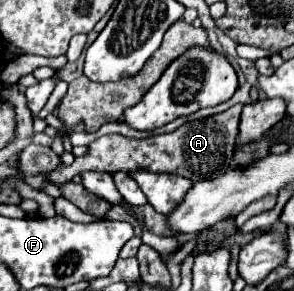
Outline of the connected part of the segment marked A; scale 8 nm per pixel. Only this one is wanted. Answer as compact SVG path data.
M233 105L231 109L211 115L207 119L189 121L181 125L179 129L165 133L165 135L153 135L147 139L129 139L123 135L105 135L95 139L87 149L83 157L75 157L71 165L61 165L53 169L51 173L39 173L39 175L23 175L23 181L29 183L33 189L43 191L45 183L55 183L57 187L71 181L75 175L83 173L85 169L97 169L97 171L133 171L133 169L149 169L155 173L177 173L181 177L187 177L191 181L201 179L215 179L223 175L231 167L231 157L235 153L237 145L237 131L239 131L239 115L243 105Z

